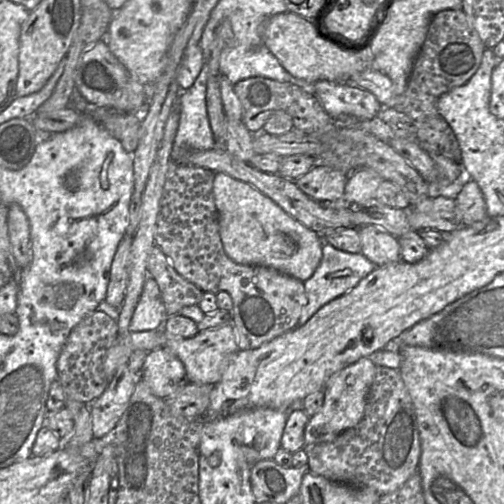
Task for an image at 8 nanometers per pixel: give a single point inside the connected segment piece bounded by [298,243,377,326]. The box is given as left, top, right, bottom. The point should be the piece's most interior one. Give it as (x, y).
(339, 271)

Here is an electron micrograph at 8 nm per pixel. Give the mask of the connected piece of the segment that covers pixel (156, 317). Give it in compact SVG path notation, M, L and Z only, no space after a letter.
M148 275L128 329L130 332L156 330L166 318L168 316L161 299L159 286L153 277Z

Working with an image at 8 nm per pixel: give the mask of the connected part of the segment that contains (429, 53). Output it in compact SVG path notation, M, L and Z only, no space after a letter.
M442 10L432 18L426 39L414 61L403 95L397 96L398 111L409 116L417 128L417 142L430 156L442 155L456 162L462 158L459 142L437 109L440 96L467 83L478 70L486 49L463 10Z

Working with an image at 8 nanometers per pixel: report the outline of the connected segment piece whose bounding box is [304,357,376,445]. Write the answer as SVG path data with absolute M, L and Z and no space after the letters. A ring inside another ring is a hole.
M363 357L333 375L324 387L320 410L309 417L304 429L305 445L334 440L340 433L355 426L363 417L368 393L375 376L376 365Z

